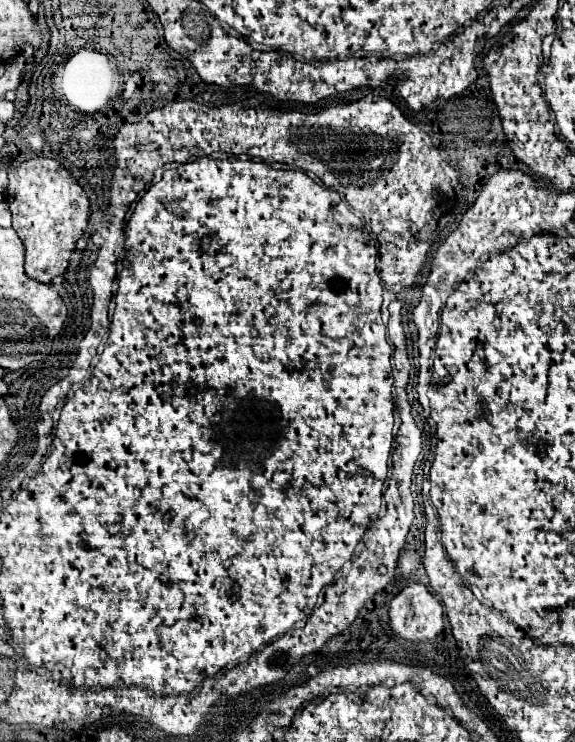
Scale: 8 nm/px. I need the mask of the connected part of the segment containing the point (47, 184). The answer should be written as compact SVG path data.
M35 157L9 169L5 201L13 215L13 229L25 245L25 275L49 283L67 269L69 255L87 227L87 194L63 165L53 159Z

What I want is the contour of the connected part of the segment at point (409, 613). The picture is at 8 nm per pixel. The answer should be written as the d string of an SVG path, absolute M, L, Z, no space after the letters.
M411 583L391 599L389 625L403 641L435 641L443 631L443 607L425 585Z

